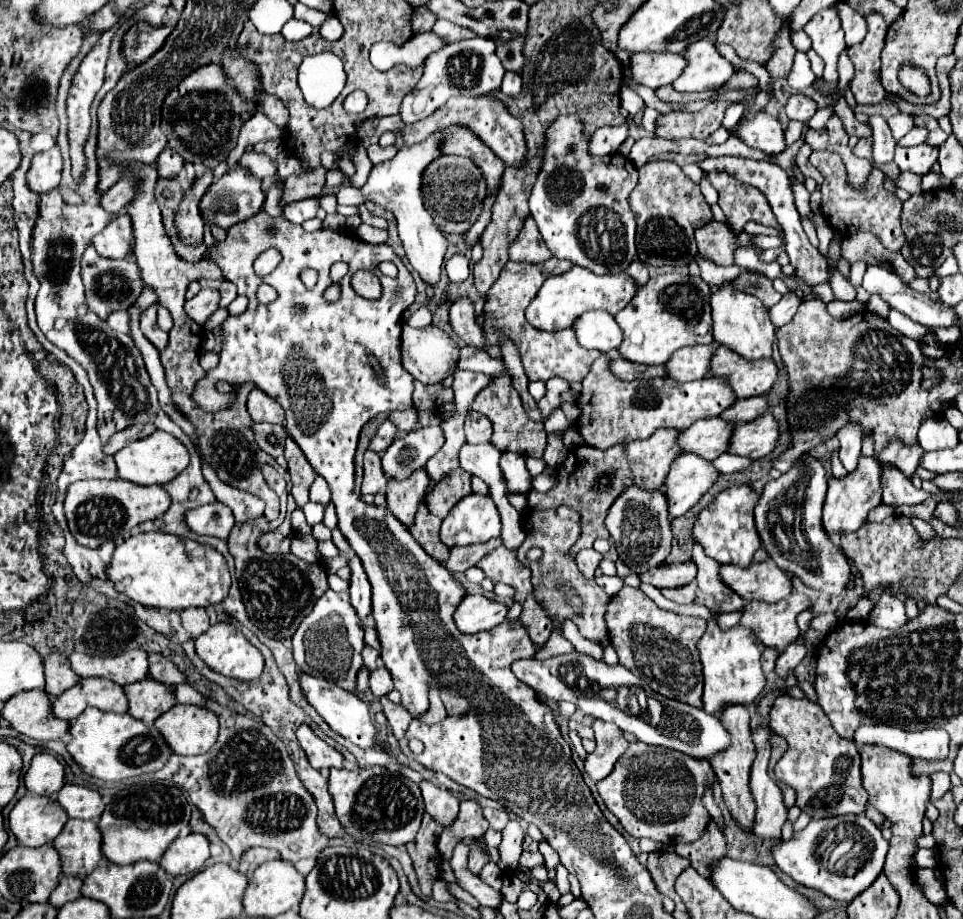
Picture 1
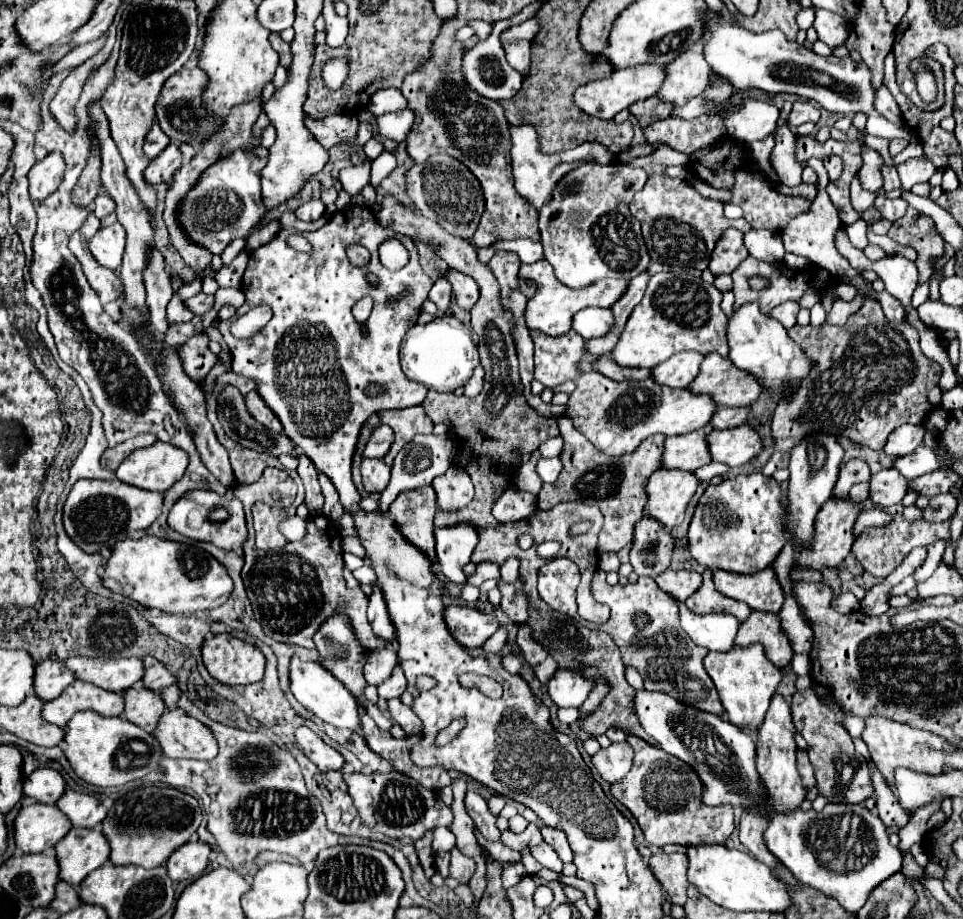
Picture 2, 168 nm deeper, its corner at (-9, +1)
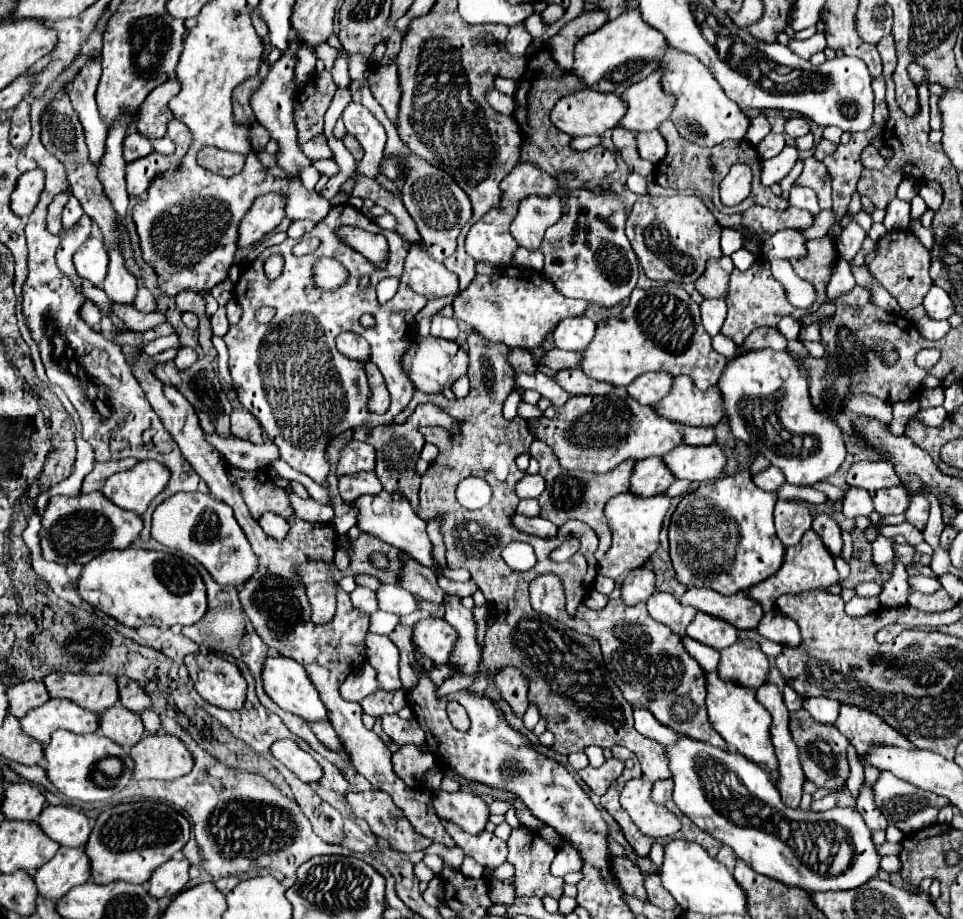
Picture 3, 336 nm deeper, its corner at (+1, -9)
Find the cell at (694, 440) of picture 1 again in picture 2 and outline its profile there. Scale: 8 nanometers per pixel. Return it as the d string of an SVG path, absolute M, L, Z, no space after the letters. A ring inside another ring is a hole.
M704 427L698 433L686 433L682 437L666 437L660 467L696 471L698 467L710 463L710 453L706 449L706 433L710 433L710 427Z

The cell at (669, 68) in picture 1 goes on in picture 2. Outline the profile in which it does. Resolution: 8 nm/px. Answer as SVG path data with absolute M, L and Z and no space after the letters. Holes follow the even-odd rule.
M638 65L634 69L618 69L610 77L602 81L592 81L574 91L574 105L590 117L598 119L612 119L616 113L628 109L632 103L652 97L662 85L662 69L658 65Z

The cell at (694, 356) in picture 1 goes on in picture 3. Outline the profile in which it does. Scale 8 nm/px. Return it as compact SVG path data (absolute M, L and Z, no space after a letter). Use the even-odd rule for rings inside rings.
M666 371L640 375L640 379L632 381L632 383L626 387L626 391L628 391L640 405L656 405L656 403L660 403L660 399L666 397L668 391L672 389L672 379L674 379L674 375L668 375Z

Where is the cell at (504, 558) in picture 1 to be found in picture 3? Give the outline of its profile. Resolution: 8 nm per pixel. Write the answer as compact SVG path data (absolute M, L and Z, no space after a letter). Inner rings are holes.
M472 579L470 581L466 581L466 583L454 583L454 581L442 581L442 585L444 585L444 591L448 591L450 595L460 595L460 597L468 597L468 595L472 595L472 593L476 593L476 583L472 583Z

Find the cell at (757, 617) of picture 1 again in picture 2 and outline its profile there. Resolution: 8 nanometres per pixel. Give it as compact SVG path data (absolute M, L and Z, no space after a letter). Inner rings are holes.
M750 613L750 617L740 625L738 635L734 639L736 647L748 647L752 643L760 643L764 647L766 657L778 667L786 667L794 655L786 637L782 637L782 629L778 629L776 613Z

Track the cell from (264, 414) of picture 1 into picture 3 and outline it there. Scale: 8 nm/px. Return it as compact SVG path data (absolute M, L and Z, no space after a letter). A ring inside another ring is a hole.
M238 407L230 415L230 431L238 439L246 439L252 443L264 443L264 433L254 415L244 411L244 407Z

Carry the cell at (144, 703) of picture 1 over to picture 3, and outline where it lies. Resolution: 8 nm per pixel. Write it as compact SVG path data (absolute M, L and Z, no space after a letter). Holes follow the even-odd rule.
M114 705L102 713L98 733L116 741L118 745L132 747L142 739L144 723L142 723L140 715L136 715L134 711Z

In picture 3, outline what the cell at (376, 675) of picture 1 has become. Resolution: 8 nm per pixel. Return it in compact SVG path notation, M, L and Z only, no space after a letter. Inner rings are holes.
M376 689L372 695L360 701L362 709L372 717L382 717L386 713L398 713L406 705L406 693L400 691L380 691Z

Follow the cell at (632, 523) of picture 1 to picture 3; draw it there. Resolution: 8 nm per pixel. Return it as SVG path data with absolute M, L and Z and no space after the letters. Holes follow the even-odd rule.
M648 565L638 567L636 571L632 571L632 575L626 575L626 579L620 587L624 603L634 605L634 603L646 601L648 595L654 593L654 583L656 583L654 571L648 569Z

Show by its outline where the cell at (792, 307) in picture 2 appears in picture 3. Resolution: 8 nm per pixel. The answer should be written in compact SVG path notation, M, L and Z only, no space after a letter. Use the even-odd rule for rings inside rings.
M758 327L756 331L752 331L752 335L748 335L748 339L744 341L742 345L742 351L744 349L764 349L764 347L770 347L774 351L784 351L786 349L786 337L774 329L774 327Z

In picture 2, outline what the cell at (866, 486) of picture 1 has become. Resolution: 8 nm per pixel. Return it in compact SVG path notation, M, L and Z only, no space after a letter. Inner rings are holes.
M834 499L826 501L822 505L822 509L818 511L816 521L814 521L814 539L810 545L804 545L800 549L800 557L798 557L796 565L798 567L810 567L816 571L838 567L848 557L850 547L854 543L852 527L854 527L860 511L862 511L862 505L852 505L850 501L834 501Z

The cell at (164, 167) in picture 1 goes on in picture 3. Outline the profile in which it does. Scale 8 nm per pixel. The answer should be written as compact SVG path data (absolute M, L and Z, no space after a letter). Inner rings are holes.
M152 153L148 157L142 157L134 163L126 165L126 185L130 197L144 197L148 193L148 187L156 175L164 175L164 171L170 169L168 157L160 153Z

